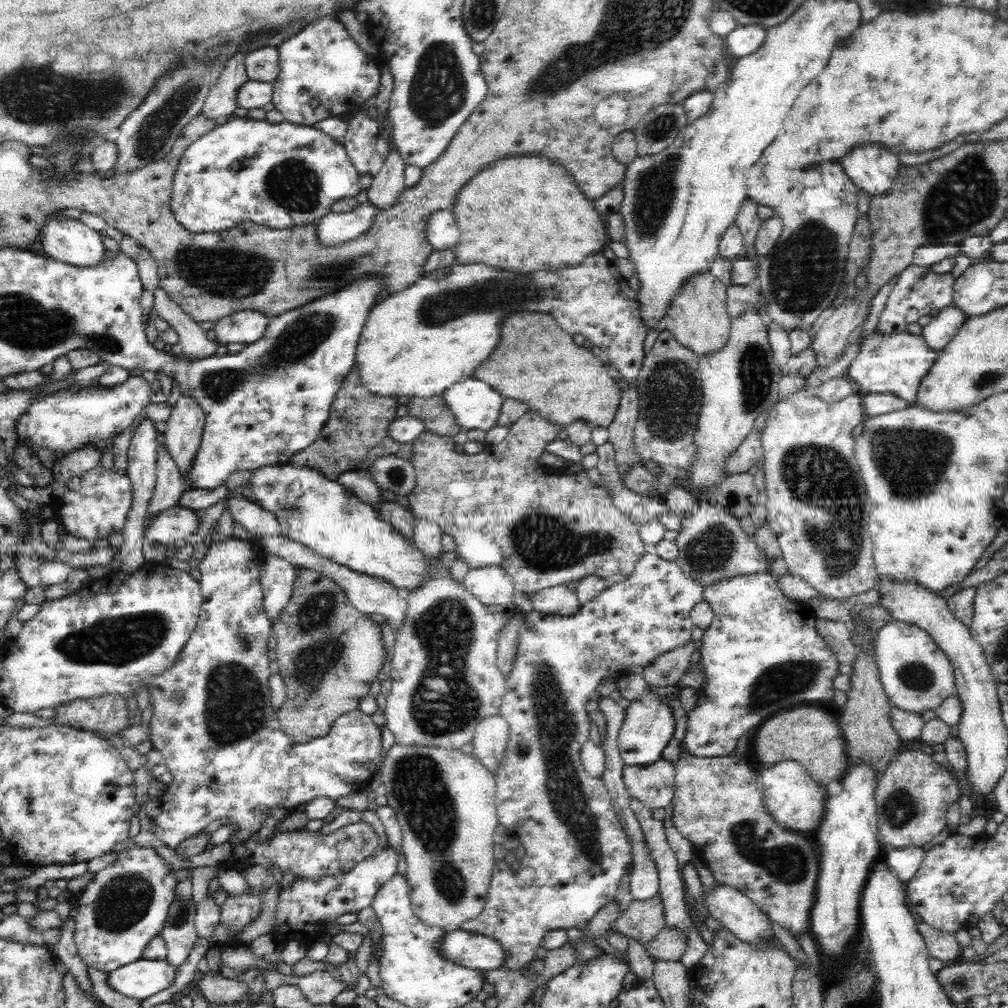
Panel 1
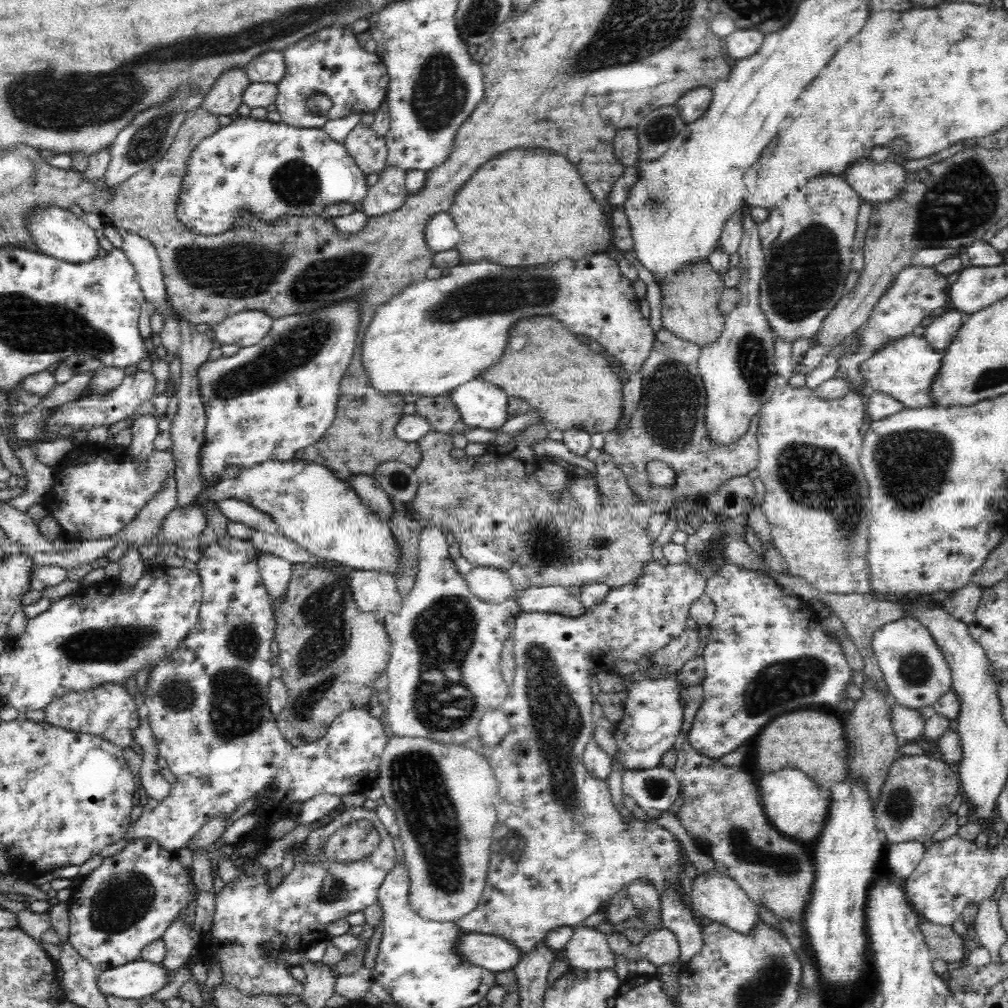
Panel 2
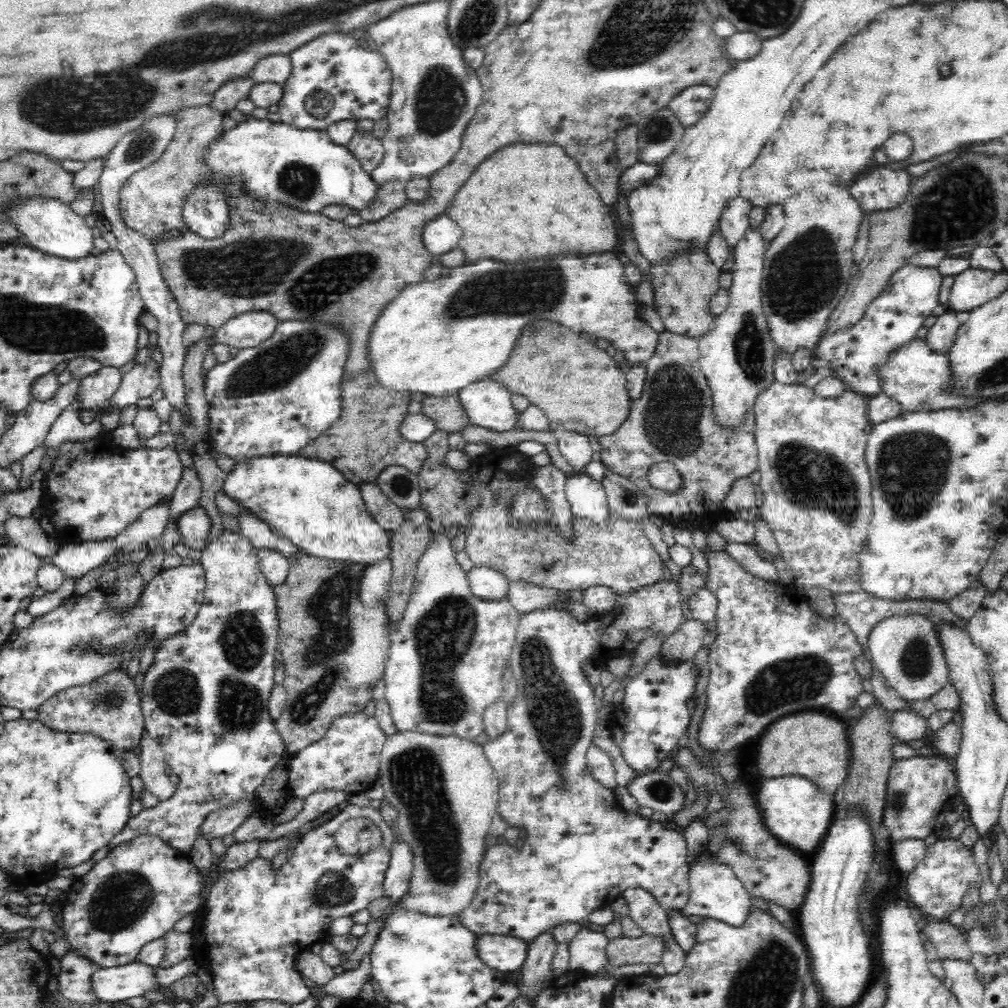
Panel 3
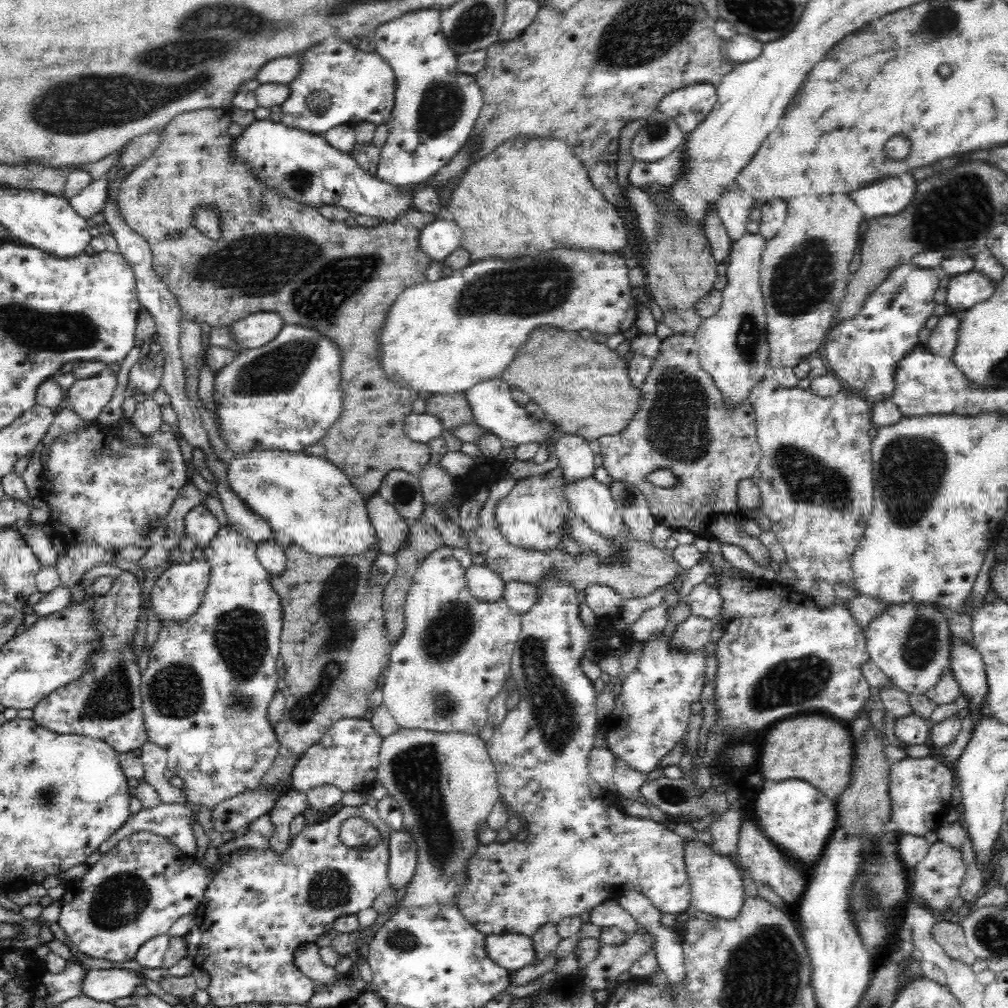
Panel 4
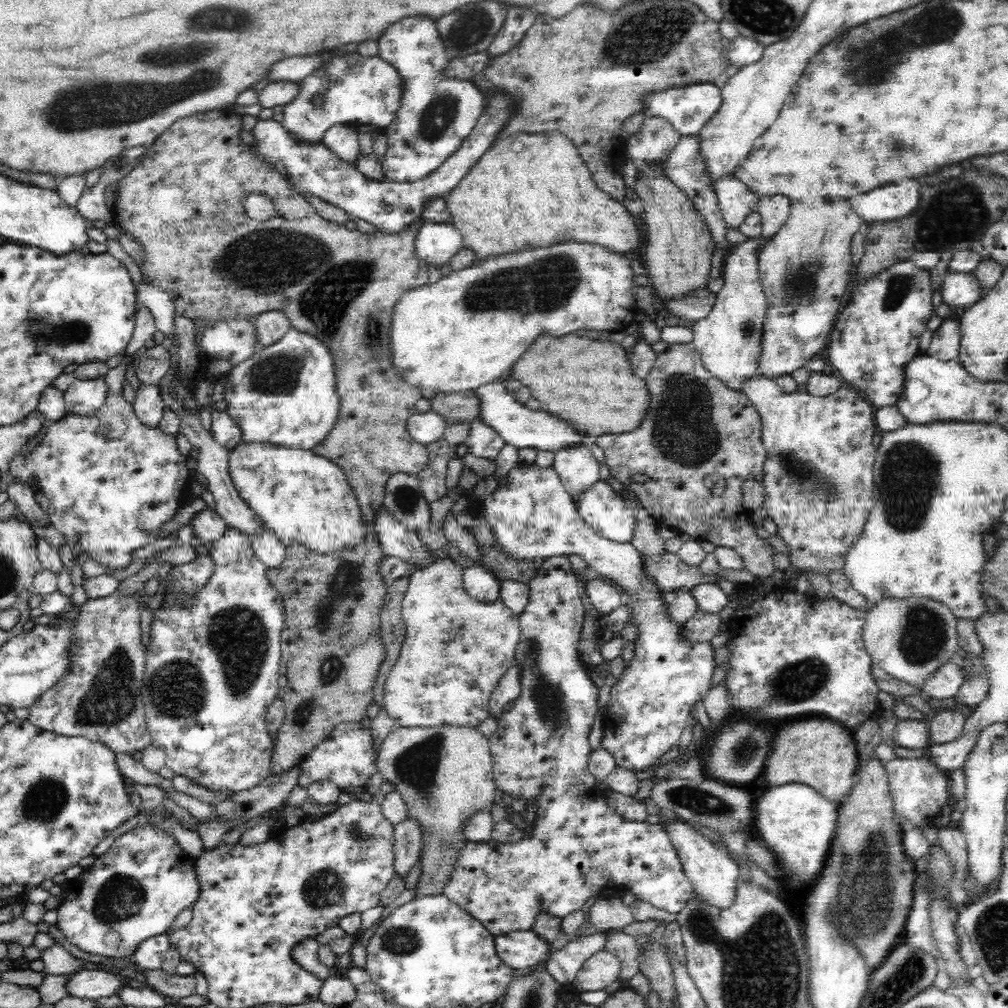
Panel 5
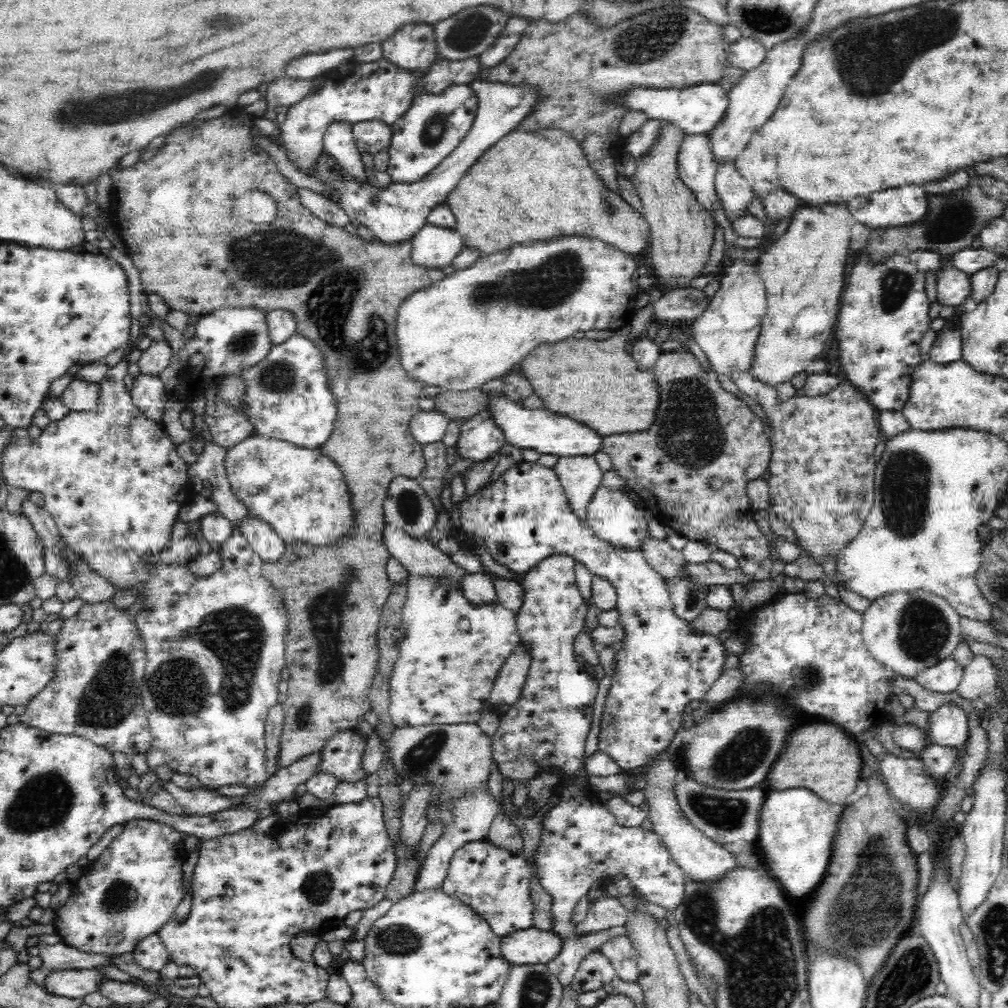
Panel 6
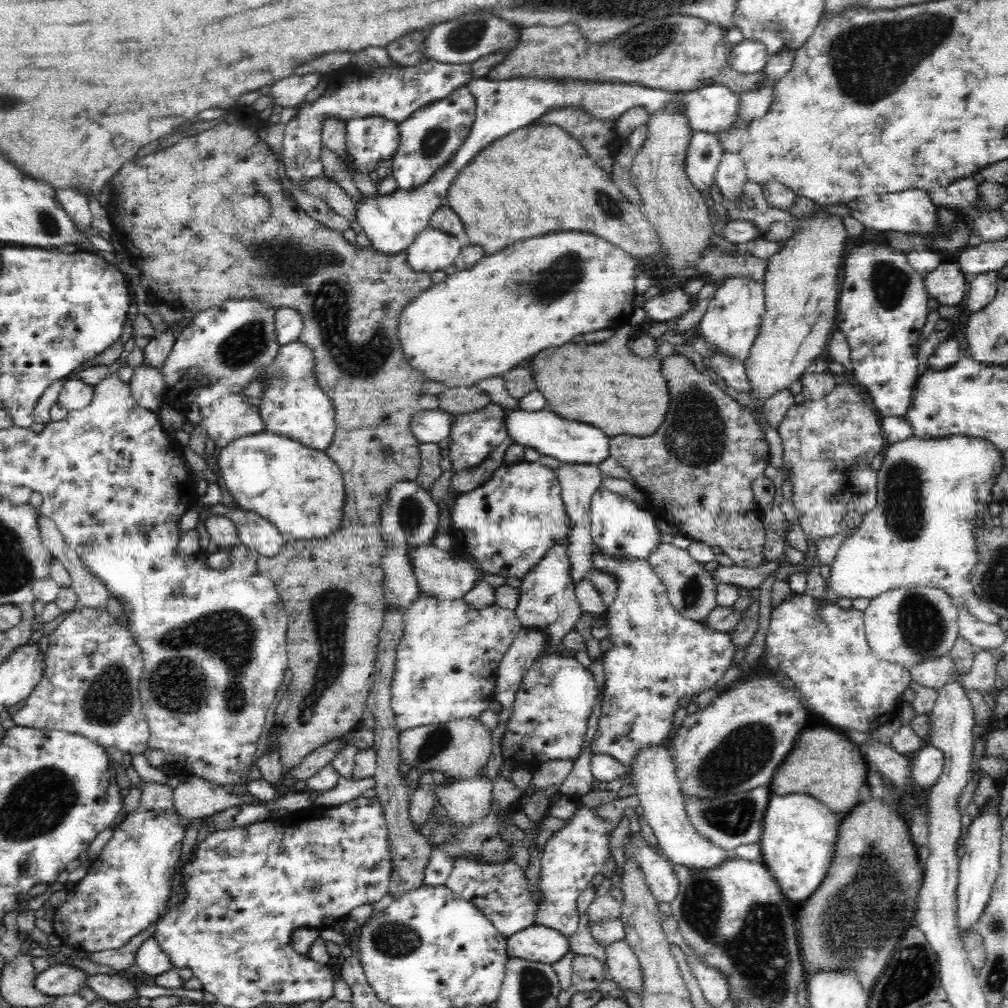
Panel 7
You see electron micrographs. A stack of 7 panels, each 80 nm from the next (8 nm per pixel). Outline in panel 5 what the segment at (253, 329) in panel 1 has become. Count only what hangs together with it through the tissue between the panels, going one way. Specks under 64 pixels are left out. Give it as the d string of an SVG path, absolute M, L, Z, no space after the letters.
M276 310L252 317L252 324L255 327L255 340L260 349L280 341L291 328L288 317Z

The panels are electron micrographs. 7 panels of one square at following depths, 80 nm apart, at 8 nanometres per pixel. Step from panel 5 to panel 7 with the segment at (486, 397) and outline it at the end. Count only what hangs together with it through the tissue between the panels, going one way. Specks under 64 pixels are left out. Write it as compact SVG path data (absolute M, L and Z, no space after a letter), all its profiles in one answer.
M512 408L506 411L507 436L519 446L536 449L569 465L598 465L610 455L610 438L599 428L583 422L560 418L546 408L536 411Z

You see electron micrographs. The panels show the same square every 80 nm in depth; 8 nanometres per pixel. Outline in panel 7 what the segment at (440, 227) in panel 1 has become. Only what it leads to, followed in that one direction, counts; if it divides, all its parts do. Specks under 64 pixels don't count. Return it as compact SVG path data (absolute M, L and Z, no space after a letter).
M430 224L407 246L408 262L416 272L431 273L436 270L444 270L453 264L456 257L460 254L462 246L458 238L453 234L442 232Z

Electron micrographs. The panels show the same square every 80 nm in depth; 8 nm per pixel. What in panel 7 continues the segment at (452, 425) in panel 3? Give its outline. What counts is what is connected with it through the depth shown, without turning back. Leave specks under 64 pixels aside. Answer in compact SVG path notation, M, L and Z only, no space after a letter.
M477 385L472 387L446 388L437 395L439 409L449 415L470 414L472 411L482 410L490 399Z

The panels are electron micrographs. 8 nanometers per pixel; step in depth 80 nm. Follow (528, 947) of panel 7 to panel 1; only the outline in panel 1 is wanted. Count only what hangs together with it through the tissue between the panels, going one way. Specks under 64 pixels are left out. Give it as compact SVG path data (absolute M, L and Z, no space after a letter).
M463 929L446 932L439 953L470 970L494 970L504 962L504 949L494 939Z

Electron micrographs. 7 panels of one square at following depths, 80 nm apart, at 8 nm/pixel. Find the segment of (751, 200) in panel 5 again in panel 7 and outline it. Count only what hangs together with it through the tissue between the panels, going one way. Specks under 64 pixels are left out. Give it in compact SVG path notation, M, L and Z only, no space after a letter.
M724 153L715 172L715 184L720 189L724 199L739 199L744 190L744 183L747 180L744 163L739 153Z

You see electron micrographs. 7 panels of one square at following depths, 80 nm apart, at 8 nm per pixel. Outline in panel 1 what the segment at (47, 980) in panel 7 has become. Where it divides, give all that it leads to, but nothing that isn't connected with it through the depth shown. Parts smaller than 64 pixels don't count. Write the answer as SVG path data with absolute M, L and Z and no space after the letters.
M142 958L109 972L108 984L125 997L142 1002L174 984L177 968L166 959Z

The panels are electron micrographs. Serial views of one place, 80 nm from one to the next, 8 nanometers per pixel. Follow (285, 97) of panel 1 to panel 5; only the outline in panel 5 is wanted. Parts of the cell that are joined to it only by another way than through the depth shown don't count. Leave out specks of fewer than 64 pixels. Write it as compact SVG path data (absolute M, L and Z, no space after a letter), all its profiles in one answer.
M339 46L320 50L316 55L320 55L324 62L318 66L318 70L312 70L306 78L296 83L299 86L298 96L283 106L281 123L288 133L293 134L298 141L304 141L305 144L315 144L321 142L324 132L335 124L370 124L380 129L391 125L403 97L403 79L400 78L395 67L378 55L364 56L360 55L357 50L341 54Z

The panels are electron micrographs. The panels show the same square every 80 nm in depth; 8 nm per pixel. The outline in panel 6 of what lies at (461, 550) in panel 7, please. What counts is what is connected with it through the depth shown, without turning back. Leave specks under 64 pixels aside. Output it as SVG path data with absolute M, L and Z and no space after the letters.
M522 461L522 464L517 463L516 466L510 467L507 471L504 471L502 476L499 476L500 480L496 484L492 483L492 486L480 489L478 494L473 494L469 497L465 497L462 500L462 508L460 508L460 514L462 514L462 528L474 542L476 546L480 546L480 542L486 544L488 552L494 556L496 562L508 566L514 573L527 573L533 566L536 566L539 562L542 562L545 558L555 554L566 554L571 556L575 561L582 562L584 566L588 568L593 576L599 575L600 577L608 580L617 592L617 611L620 613L619 626L626 630L626 648L620 650L616 654L616 668L614 668L614 678L612 678L611 688L607 692L605 698L606 708L603 710L601 716L601 731L599 734L599 749L616 761L616 764L623 772L640 768L642 763L647 763L647 758L661 753L670 746L672 740L676 736L680 727L684 725L684 718L688 714L686 708L688 708L690 702L693 700L702 700L703 696L710 690L714 681L721 675L722 665L724 664L724 648L722 642L716 639L715 635L698 634L695 630L692 630L691 623L687 620L682 620L674 615L672 611L672 603L669 599L668 587L665 581L655 572L655 570L648 564L648 561L644 558L642 552L638 550L622 549L620 546L608 545L608 542L598 538L593 530L587 525L585 519L580 518L577 514L574 514L572 508L570 508L568 497L565 490L562 488L556 471L551 468L544 468L544 465L540 463L528 464L528 462Z

